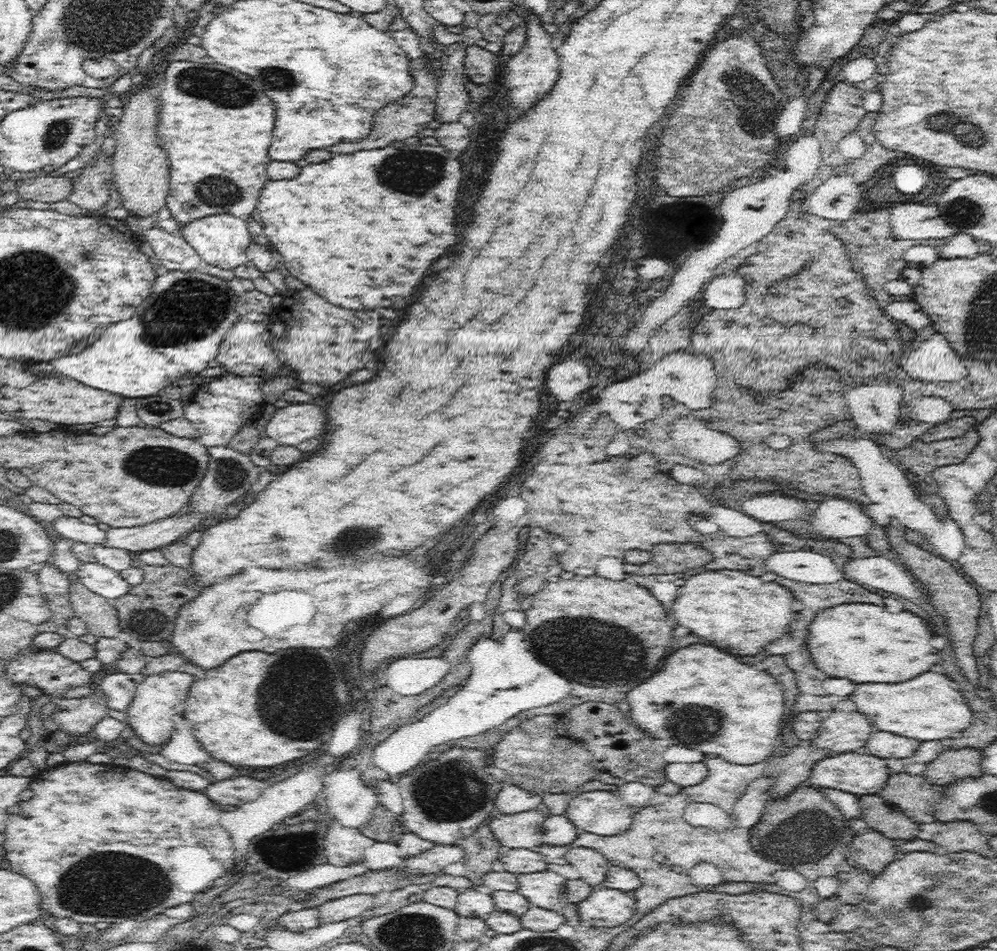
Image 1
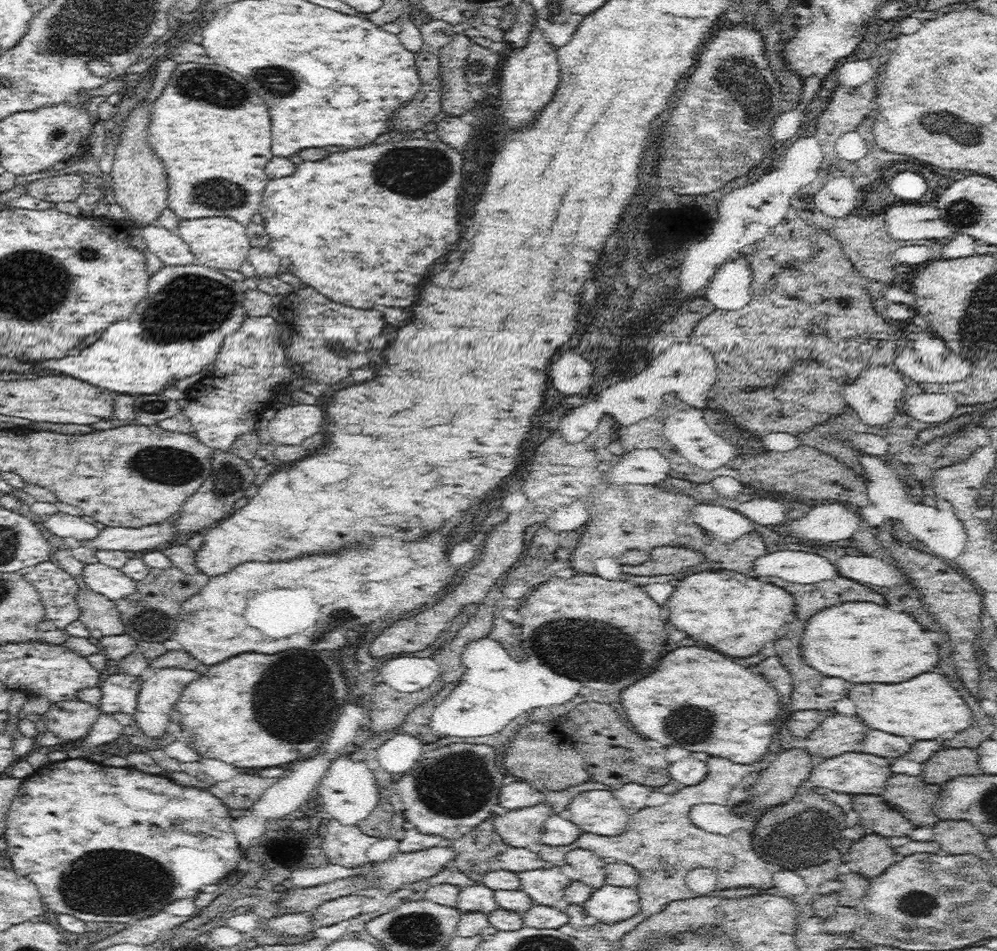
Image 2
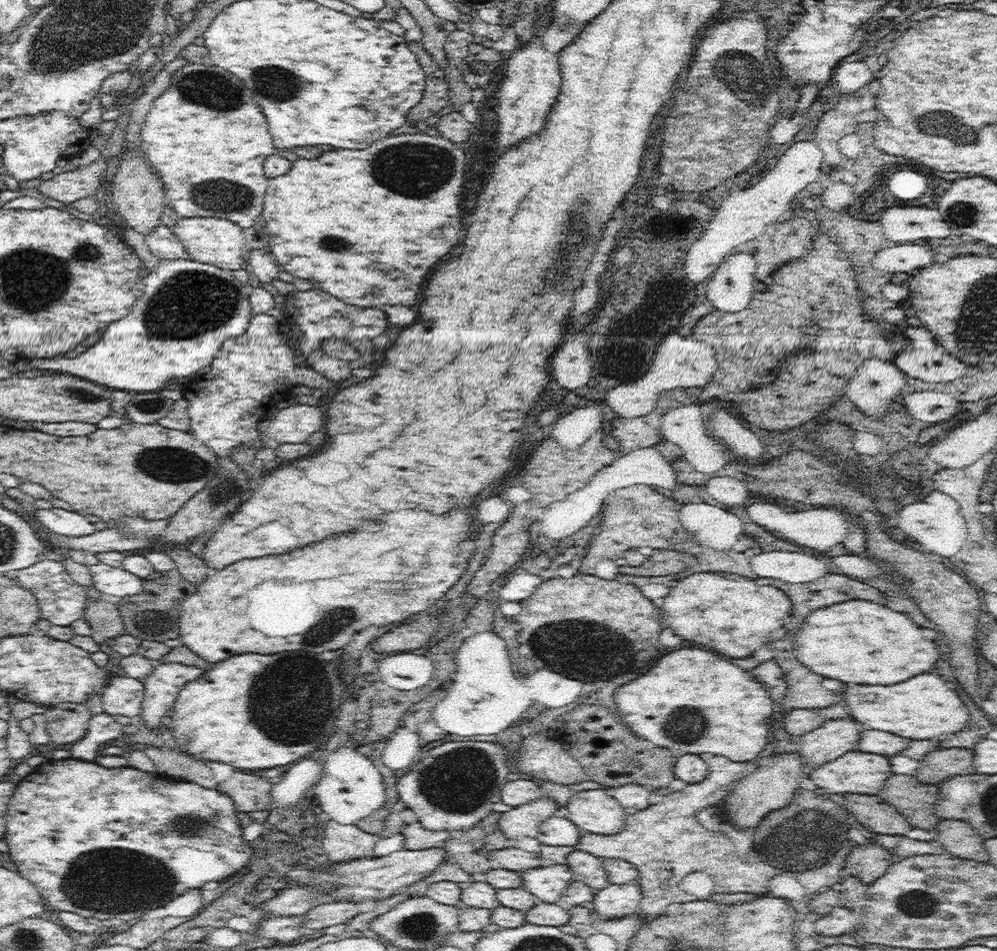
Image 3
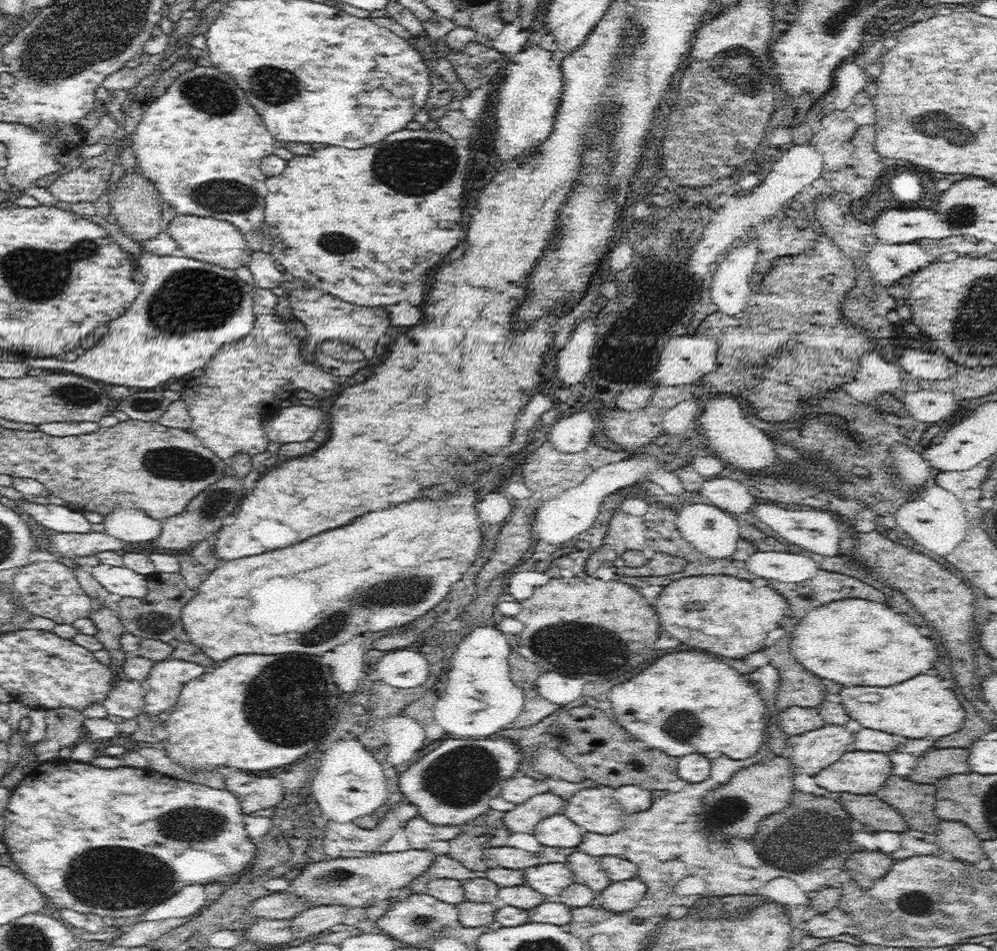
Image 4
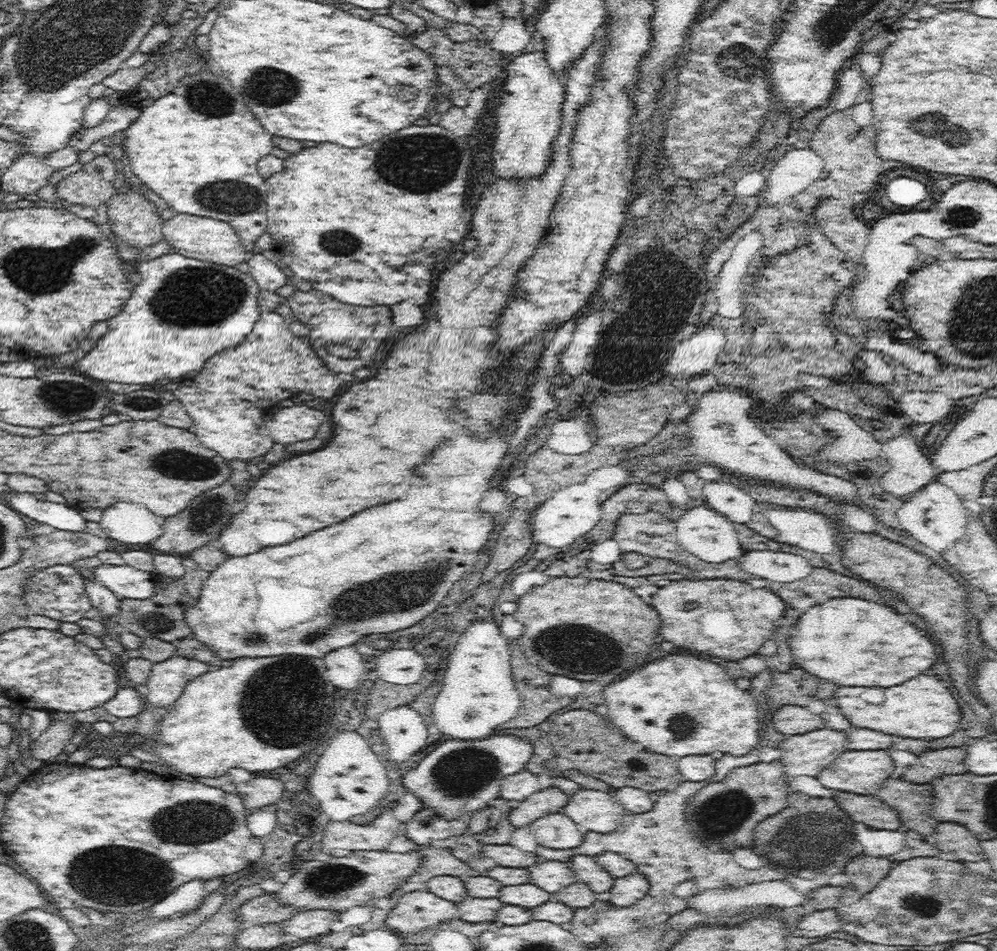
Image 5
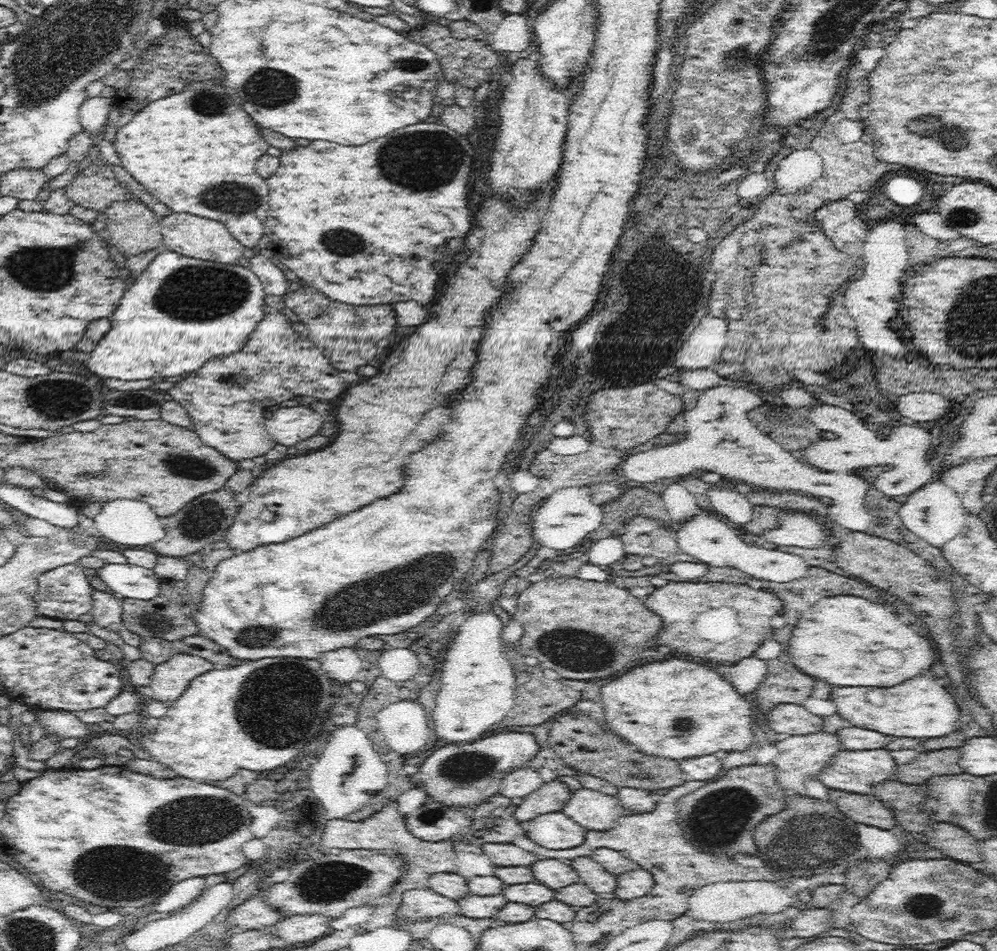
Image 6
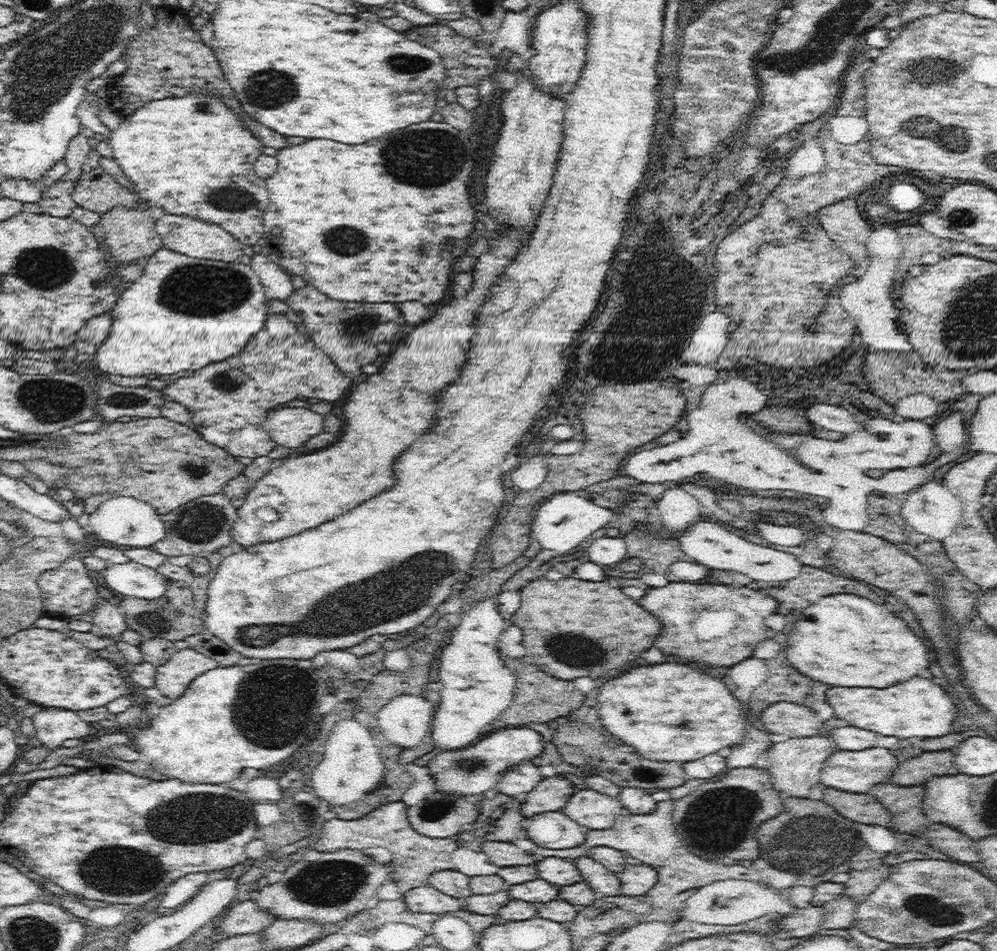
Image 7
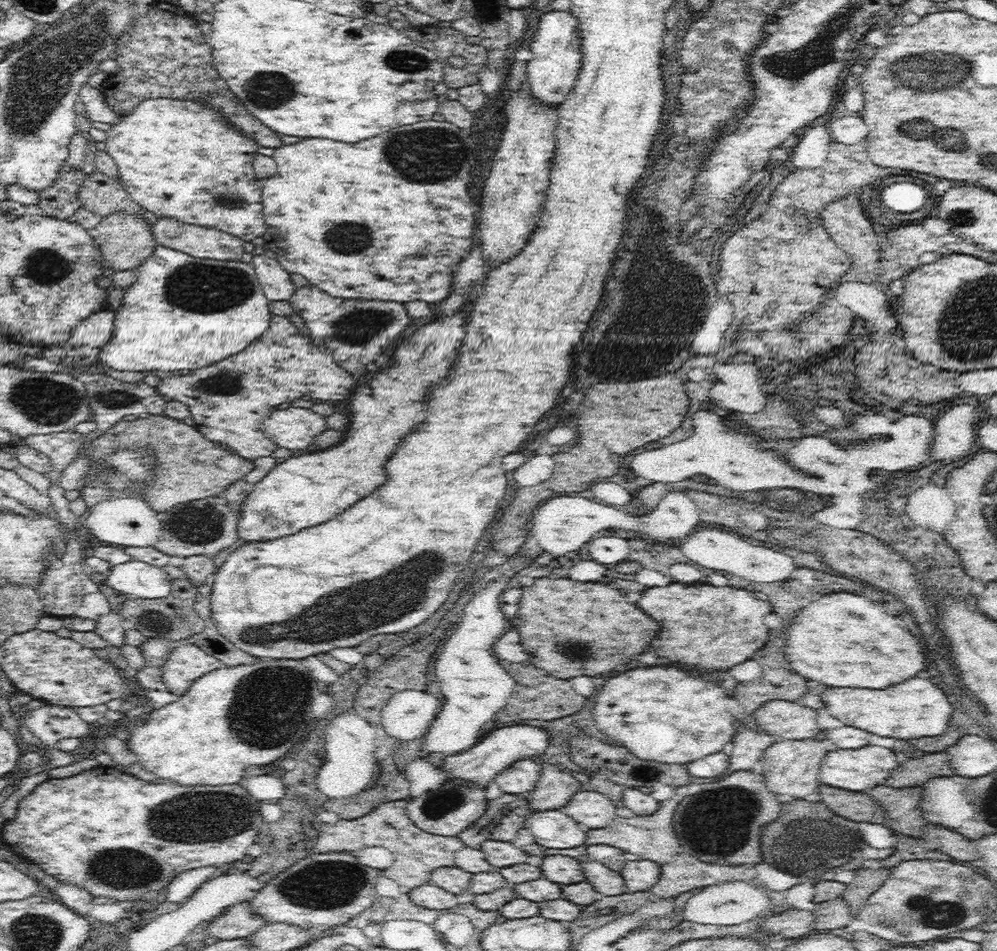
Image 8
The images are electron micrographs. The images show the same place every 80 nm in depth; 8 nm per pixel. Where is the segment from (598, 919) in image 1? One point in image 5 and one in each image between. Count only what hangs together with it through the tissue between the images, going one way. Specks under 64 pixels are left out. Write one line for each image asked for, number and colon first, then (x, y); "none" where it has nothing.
2: (610, 904)
3: (615, 901)
4: (622, 895)
5: (628, 889)

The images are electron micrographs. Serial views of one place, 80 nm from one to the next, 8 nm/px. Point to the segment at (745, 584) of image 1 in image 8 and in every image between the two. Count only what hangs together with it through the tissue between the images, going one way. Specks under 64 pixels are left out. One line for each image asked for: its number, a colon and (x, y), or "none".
2: (736, 614)
3: (734, 616)
4: (728, 616)
5: (724, 618)
6: (713, 611)
7: (689, 612)
8: (693, 618)

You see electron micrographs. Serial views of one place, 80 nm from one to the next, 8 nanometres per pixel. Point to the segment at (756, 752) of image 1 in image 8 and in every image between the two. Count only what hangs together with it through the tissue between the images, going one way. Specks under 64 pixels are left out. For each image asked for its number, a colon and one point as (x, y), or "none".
2: (696, 696)
3: (690, 697)
4: (686, 702)
5: (674, 706)
6: (658, 706)
7: (671, 712)
8: (663, 714)

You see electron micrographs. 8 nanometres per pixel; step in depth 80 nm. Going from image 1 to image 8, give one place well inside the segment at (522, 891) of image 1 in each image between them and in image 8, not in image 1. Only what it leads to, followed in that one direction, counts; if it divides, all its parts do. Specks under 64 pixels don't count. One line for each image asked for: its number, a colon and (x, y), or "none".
2: (546, 886)
3: (547, 883)
4: (552, 879)
5: (551, 876)
6: (555, 874)
7: (561, 872)
8: (563, 870)

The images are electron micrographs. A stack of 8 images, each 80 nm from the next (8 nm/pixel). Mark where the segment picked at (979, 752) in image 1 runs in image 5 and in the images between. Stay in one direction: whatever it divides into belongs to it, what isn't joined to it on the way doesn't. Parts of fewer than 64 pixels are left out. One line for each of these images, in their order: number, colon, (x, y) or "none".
2: (946, 764)
3: (936, 766)
4: (946, 761)
5: (935, 763)

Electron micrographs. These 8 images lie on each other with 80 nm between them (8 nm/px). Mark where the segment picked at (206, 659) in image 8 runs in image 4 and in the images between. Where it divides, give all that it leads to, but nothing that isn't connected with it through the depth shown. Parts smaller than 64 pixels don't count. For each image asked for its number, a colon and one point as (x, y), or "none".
4: (167, 677)
5: (166, 683)
6: (170, 679)
7: (172, 678)

